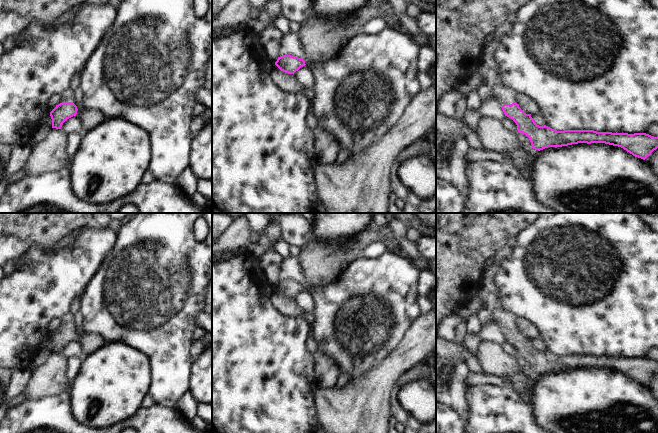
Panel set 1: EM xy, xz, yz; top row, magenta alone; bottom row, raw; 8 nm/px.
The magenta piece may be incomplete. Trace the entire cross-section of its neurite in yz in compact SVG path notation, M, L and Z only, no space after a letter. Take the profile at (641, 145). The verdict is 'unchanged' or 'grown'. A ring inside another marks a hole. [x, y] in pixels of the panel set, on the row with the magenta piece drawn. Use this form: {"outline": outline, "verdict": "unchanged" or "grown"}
{"outline": "M505 20L497 24L486 36L482 48L482 61L475 70L480 83L489 86L493 94L500 100L505 116L517 125L519 133L525 134L535 150L548 147L562 147L578 143L605 143L618 146L635 157L645 160L658 148L658 136L646 133L612 133L594 130L557 131L546 125L539 126L531 114L526 114L515 102L516 92L507 87L501 80L495 52L501 37L511 30L512 23Z", "verdict": "grown"}

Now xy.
{"outline": "M65 89L61 94L63 102L56 105L50 112L52 119L52 128L61 129L62 124L69 118L76 116L77 106L72 102L73 91Z", "verdict": "grown"}

